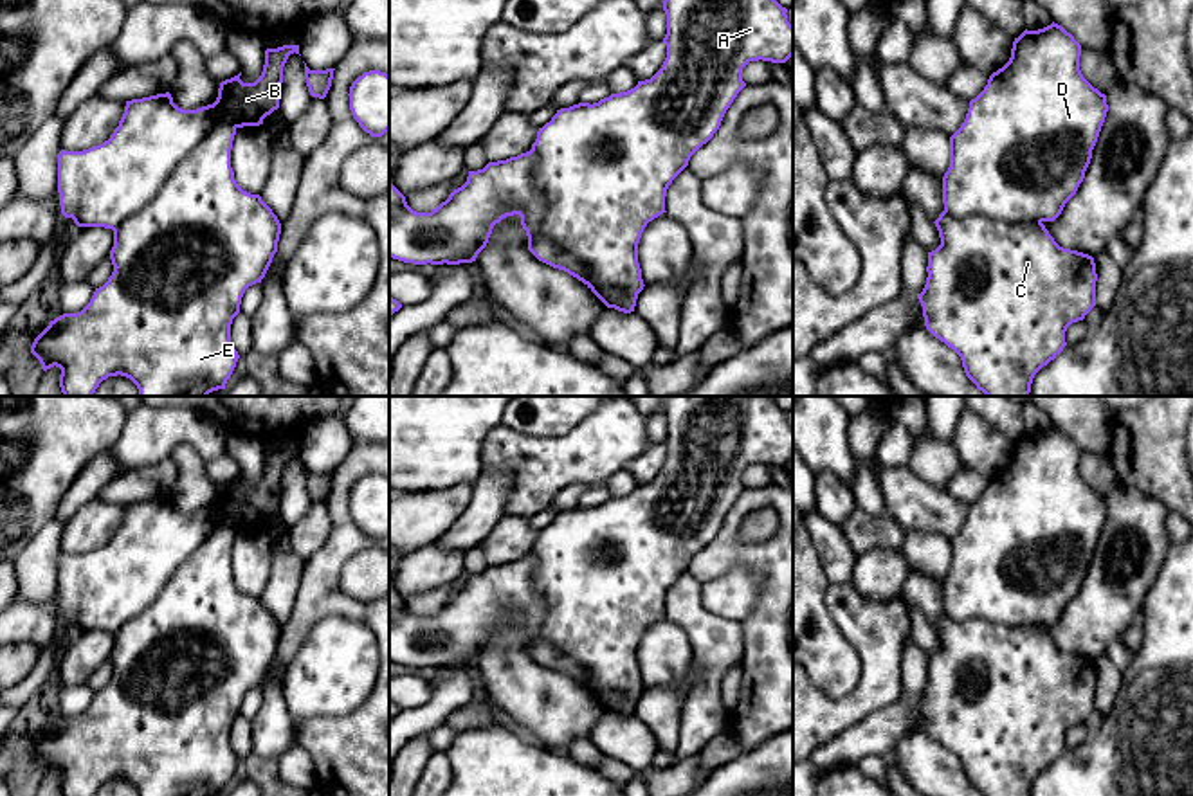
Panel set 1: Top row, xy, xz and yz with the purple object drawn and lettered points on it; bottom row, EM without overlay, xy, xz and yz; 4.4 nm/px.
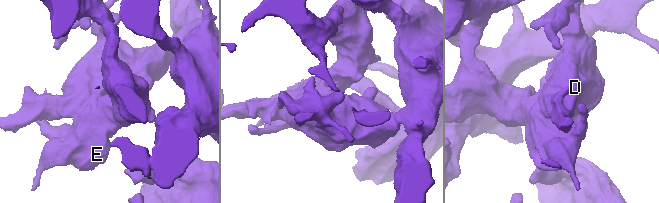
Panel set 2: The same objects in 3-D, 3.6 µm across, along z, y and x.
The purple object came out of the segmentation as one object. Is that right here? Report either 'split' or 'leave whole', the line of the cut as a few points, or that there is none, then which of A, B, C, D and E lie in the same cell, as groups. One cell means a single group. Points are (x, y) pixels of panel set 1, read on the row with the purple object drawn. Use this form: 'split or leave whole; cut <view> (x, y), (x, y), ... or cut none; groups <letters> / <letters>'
split; cut xz (530, 150), (543, 233), (597, 289); groups A C E / B D

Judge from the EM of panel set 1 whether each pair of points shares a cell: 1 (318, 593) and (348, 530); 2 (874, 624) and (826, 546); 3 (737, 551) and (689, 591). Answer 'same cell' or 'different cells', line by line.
1: same cell
2: different cells
3: different cells

